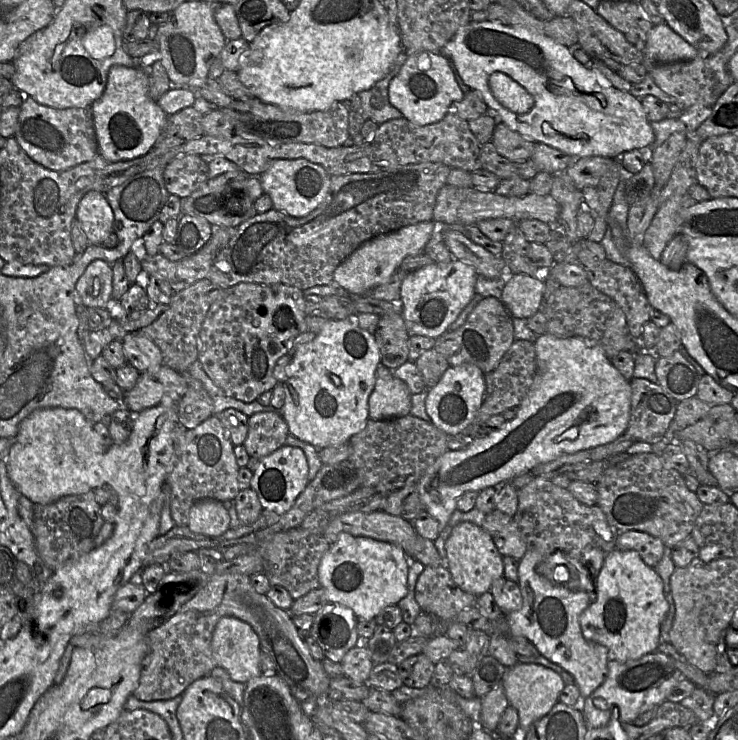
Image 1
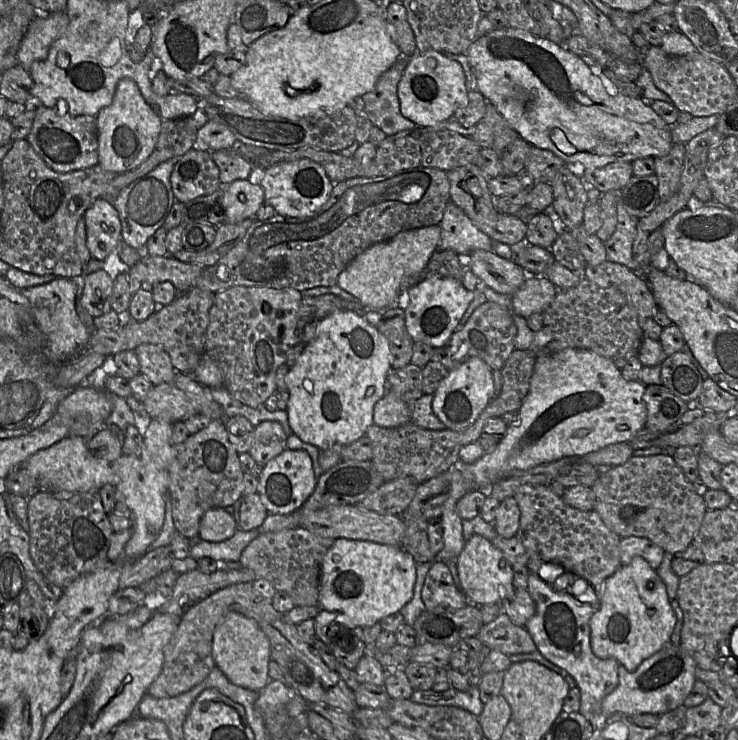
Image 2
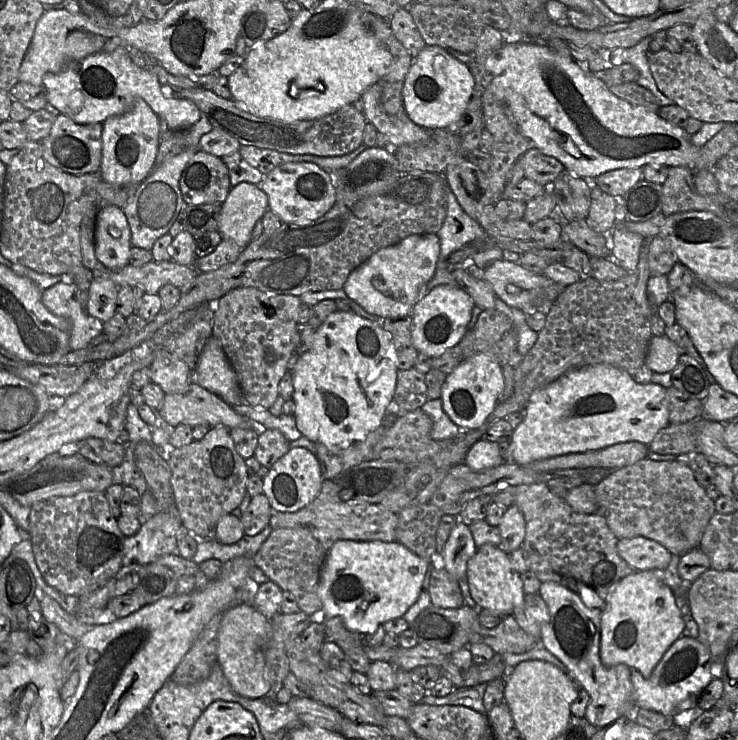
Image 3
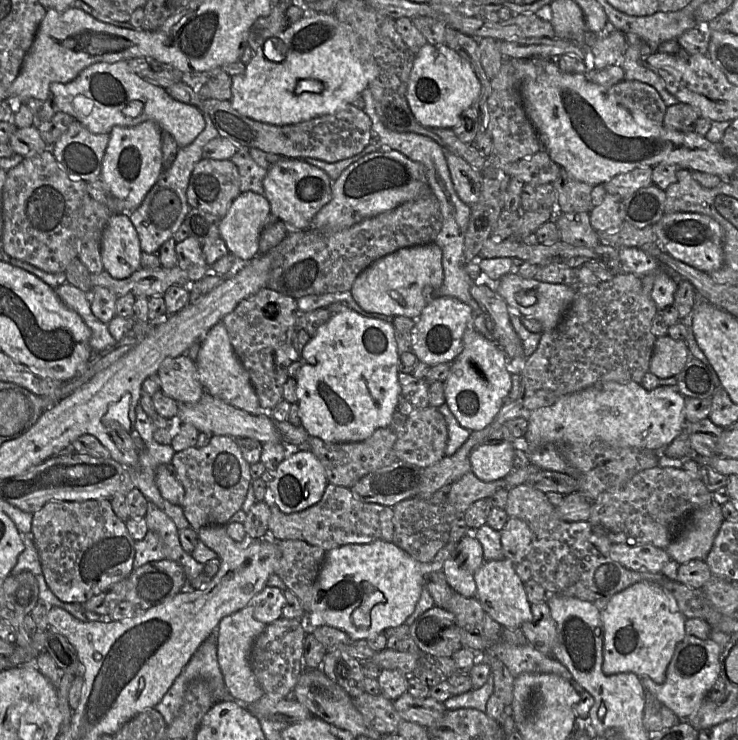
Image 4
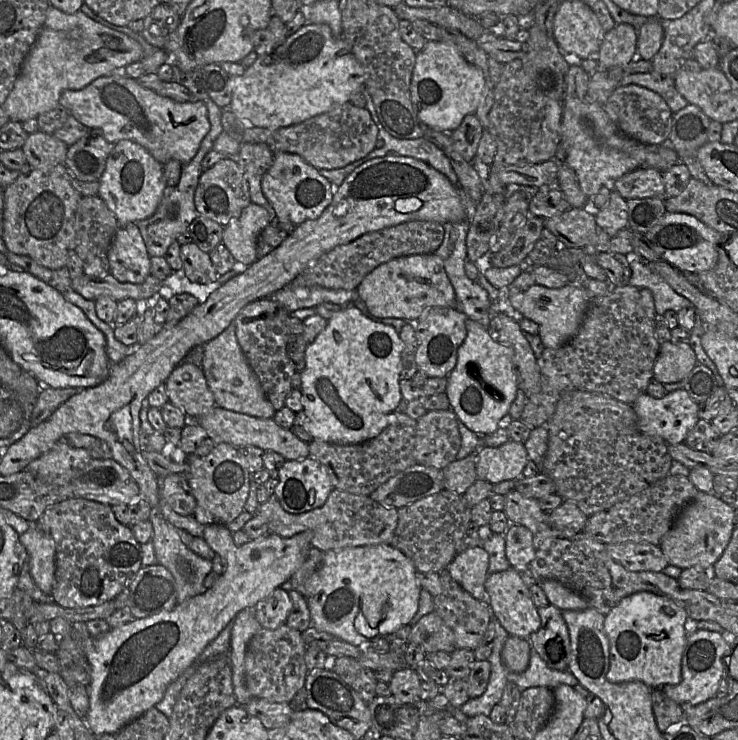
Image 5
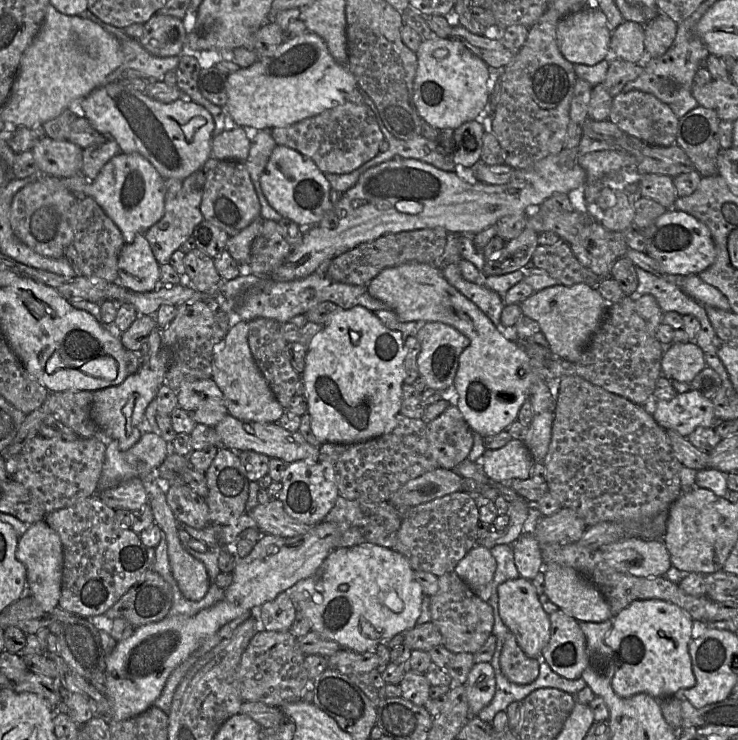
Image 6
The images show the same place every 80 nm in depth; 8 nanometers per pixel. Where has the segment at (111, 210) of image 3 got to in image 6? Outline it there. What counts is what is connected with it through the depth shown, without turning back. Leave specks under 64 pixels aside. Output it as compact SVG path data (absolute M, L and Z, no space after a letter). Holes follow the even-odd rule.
M137 234L132 243L125 243L118 258L118 283L134 292L151 292L160 285L160 264L148 240Z

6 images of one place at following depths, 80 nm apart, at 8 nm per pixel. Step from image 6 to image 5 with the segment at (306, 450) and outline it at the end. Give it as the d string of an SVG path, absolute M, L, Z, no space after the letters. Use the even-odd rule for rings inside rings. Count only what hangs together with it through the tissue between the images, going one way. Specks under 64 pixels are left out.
M215 405L203 416L196 420L189 419L189 421L196 421L198 424L200 424L206 430L208 437L210 437L216 444L228 443L236 448L241 446L256 446L262 448L264 451L270 450L277 452L285 457L286 460L297 460L310 457L309 443L301 440L291 429L286 429L278 425L273 418L254 417L247 414L227 410L219 407L218 405Z

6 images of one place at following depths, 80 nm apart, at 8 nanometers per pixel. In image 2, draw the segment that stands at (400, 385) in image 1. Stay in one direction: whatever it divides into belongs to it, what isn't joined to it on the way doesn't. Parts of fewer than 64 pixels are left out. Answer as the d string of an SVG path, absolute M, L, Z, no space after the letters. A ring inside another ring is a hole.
M386 391L375 404L374 424L383 427L397 427L411 420L411 405L399 398L395 393Z

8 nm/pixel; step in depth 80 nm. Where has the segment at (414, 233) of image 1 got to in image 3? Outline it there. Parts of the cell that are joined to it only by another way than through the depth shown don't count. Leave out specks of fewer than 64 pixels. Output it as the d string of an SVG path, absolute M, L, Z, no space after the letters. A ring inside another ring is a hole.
M438 234L409 235L394 245L379 249L355 268L343 290L368 313L382 317L411 315L415 303L429 292L426 284L436 273L439 256Z

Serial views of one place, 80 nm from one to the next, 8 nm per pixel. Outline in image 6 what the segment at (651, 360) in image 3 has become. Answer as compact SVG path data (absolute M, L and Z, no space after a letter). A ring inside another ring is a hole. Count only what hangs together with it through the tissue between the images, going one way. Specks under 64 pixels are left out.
M694 342L671 343L663 351L661 376L690 383L706 366L702 350Z

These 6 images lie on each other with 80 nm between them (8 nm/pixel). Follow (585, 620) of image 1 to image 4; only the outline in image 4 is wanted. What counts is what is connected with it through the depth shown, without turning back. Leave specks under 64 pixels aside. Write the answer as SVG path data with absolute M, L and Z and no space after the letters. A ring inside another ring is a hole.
M637 582L615 594L601 612L604 674L631 672L663 683L675 649L687 635L686 619L671 594L654 582Z

